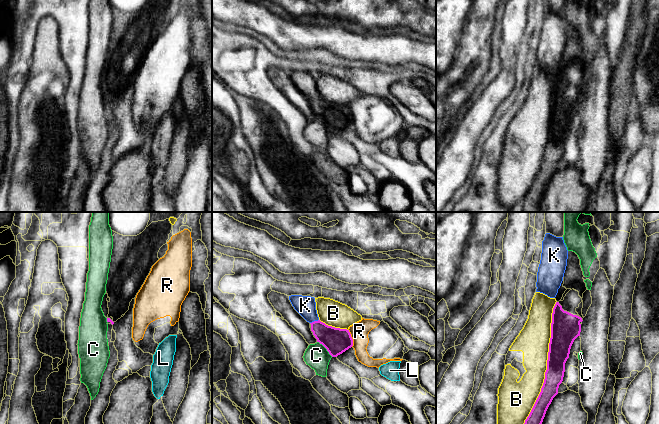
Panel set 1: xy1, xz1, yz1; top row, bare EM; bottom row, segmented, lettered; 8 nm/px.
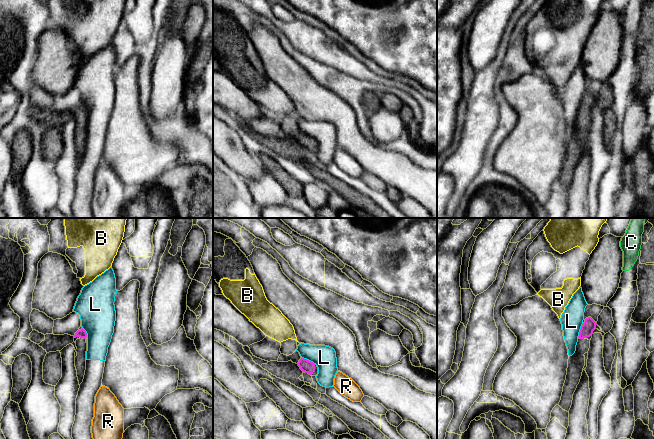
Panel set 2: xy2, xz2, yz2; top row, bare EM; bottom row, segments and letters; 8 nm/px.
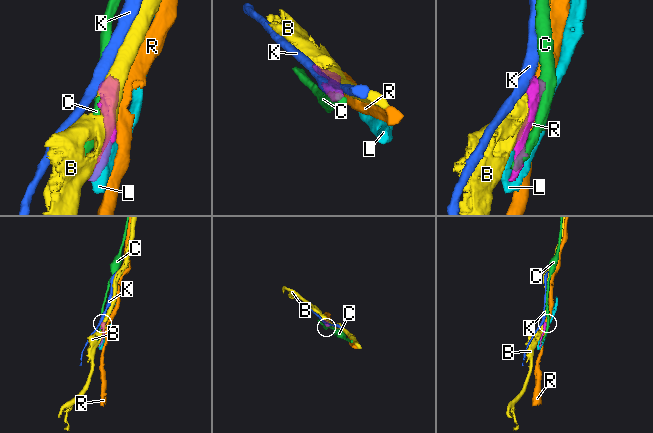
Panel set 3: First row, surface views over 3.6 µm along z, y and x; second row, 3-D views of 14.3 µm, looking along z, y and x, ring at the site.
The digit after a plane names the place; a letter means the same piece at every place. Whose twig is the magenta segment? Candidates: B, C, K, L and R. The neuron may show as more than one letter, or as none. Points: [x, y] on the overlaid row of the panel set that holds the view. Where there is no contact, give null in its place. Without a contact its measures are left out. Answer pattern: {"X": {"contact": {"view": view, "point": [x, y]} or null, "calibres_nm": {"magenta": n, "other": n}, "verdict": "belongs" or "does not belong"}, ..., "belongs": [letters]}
{"B": {"contact": {"view": "yz1", "point": [547, 362]}, "calibres_nm": {"magenta": 190, "other": 260}, "verdict": "does not belong"}, "C": {"contact": {"view": "xz1", "point": [325, 347]}, "calibres_nm": {"magenta": 200, "other": 190}, "verdict": "does not belong"}, "K": {"contact": {"view": "xz1", "point": [314, 321]}, "calibres_nm": {"magenta": 200, "other": 160}, "verdict": "does not belong"}, "L": {"contact": {"view": "xz2", "point": [308, 360]}, "calibres_nm": {"magenta": 100, "other": 180}, "verdict": "does not belong"}, "R": {"contact": {"view": "xz1", "point": [351, 338]}, "calibres_nm": {"magenta": 200, "other": 150}, "verdict": "does not belong"}, "belongs": []}

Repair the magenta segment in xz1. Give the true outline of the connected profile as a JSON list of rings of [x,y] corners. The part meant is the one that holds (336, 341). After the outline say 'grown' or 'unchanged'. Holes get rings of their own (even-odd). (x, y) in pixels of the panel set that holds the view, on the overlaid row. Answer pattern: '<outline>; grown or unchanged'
[[[320,320],[311,324],[311,331],[332,357],[337,357],[353,346],[349,330],[328,326]]]; unchanged

